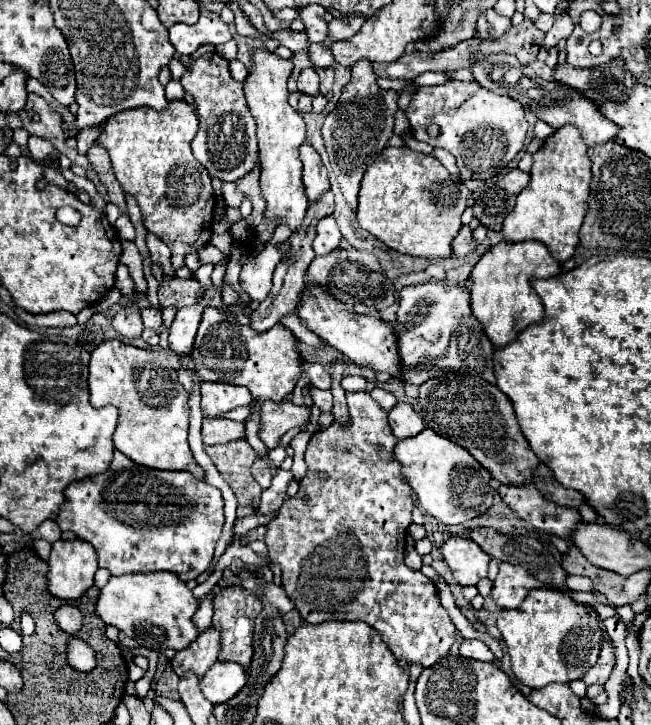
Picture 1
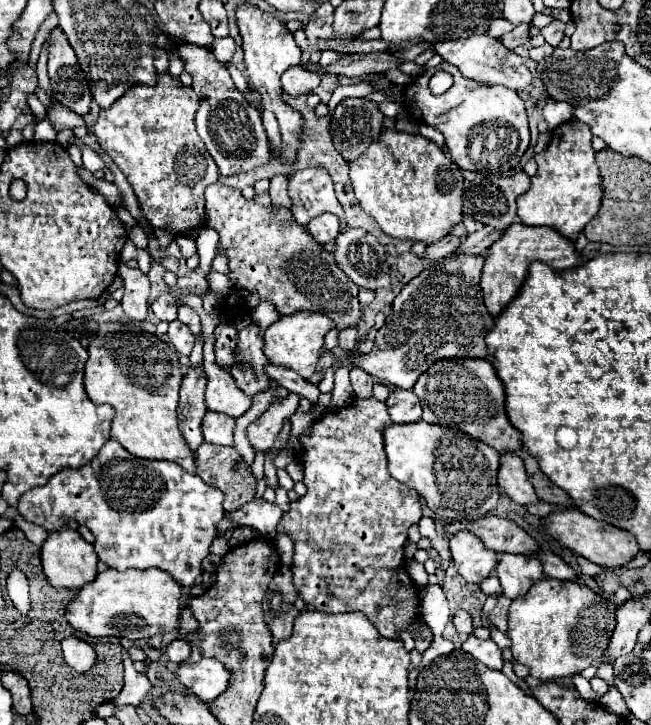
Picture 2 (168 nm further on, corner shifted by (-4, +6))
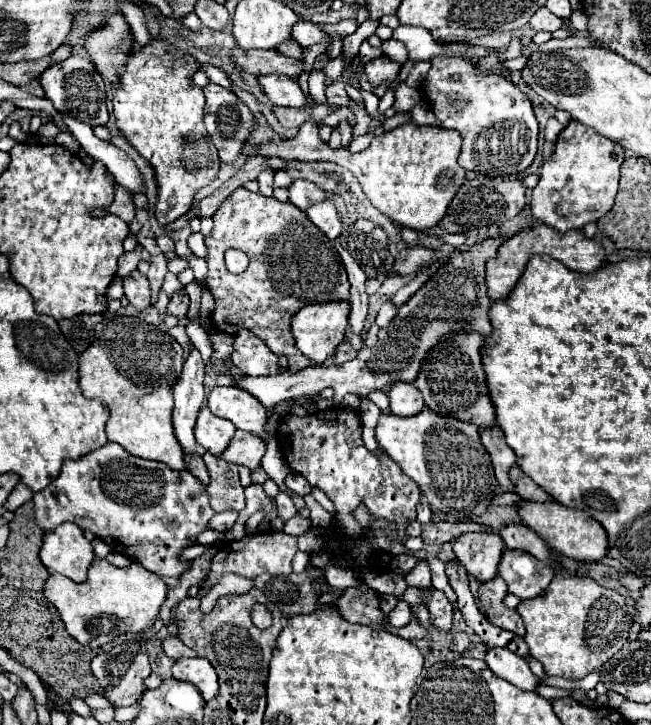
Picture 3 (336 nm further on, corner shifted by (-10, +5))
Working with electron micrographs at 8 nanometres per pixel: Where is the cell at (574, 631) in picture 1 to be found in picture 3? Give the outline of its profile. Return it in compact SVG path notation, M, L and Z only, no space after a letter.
M556 573L548 589L518 605L518 613L526 625L524 641L534 659L538 659L546 675L582 679L602 667L628 641L632 617L626 597L614 589L600 587L590 577L564 577Z

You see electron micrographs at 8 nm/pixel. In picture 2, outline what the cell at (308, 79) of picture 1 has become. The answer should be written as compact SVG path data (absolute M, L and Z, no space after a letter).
M294 66L292 70L286 70L282 74L282 86L284 92L290 96L302 96L312 92L320 84L320 76L312 70L306 70L304 66Z

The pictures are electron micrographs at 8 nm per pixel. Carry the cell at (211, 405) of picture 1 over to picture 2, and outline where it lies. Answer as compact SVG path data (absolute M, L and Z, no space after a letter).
M184 295L181 297L181 301L197 311L201 318L201 326L204 326L204 334L206 334L204 372L206 372L206 378L208 378L208 384L206 384L206 406L208 406L208 410L224 412L224 414L234 416L234 418L242 416L252 406L252 400L236 386L236 380L232 378L232 374L224 368L218 368L216 362L214 362L212 330L218 324L218 318L206 316L200 296Z

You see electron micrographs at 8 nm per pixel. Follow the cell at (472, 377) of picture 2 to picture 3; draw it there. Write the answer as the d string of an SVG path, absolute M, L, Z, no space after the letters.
M452 331L448 339L442 339L442 343L436 343L436 347L426 353L414 381L424 397L426 407L460 421L470 421L478 427L496 425L494 407L488 395L486 375L480 361L482 343L484 337L478 335L478 331Z

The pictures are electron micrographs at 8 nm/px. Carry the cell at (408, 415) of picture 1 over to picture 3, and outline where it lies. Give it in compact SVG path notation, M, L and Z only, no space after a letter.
M394 383L390 393L390 411L398 417L410 417L424 409L422 393L414 383Z

